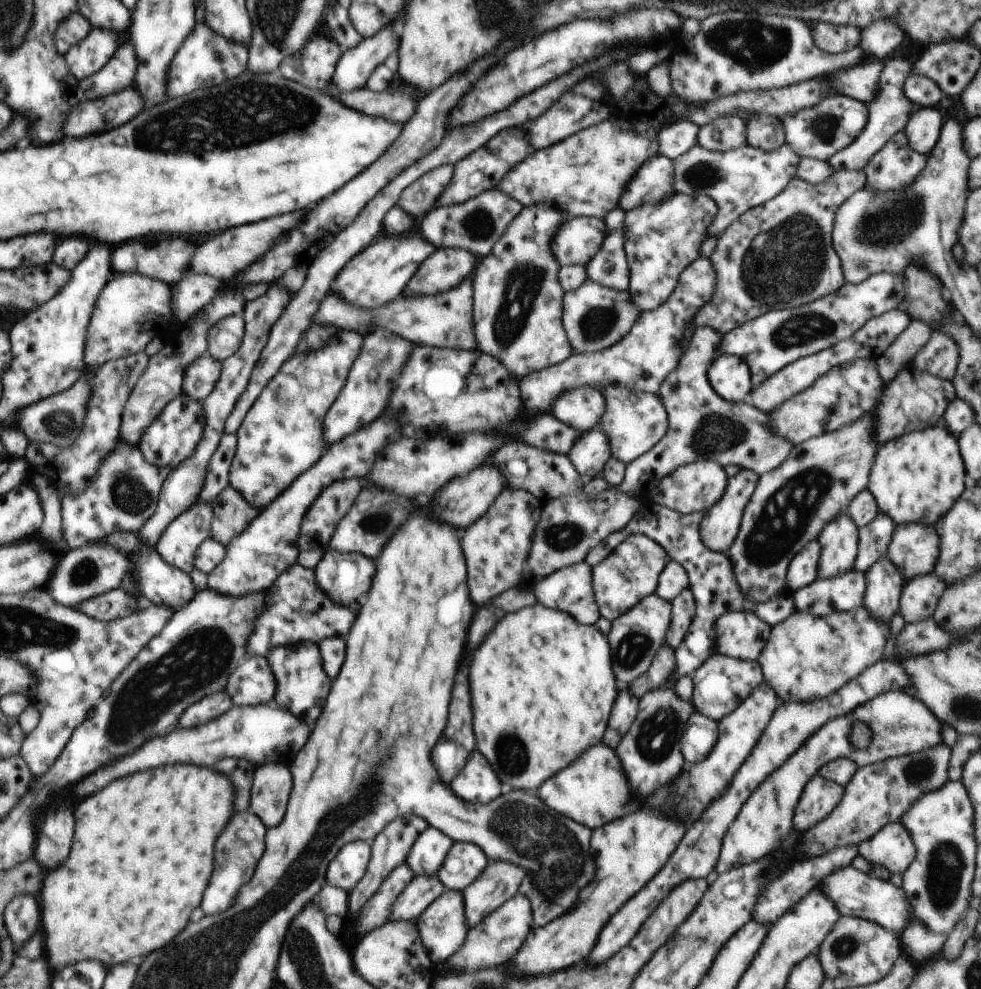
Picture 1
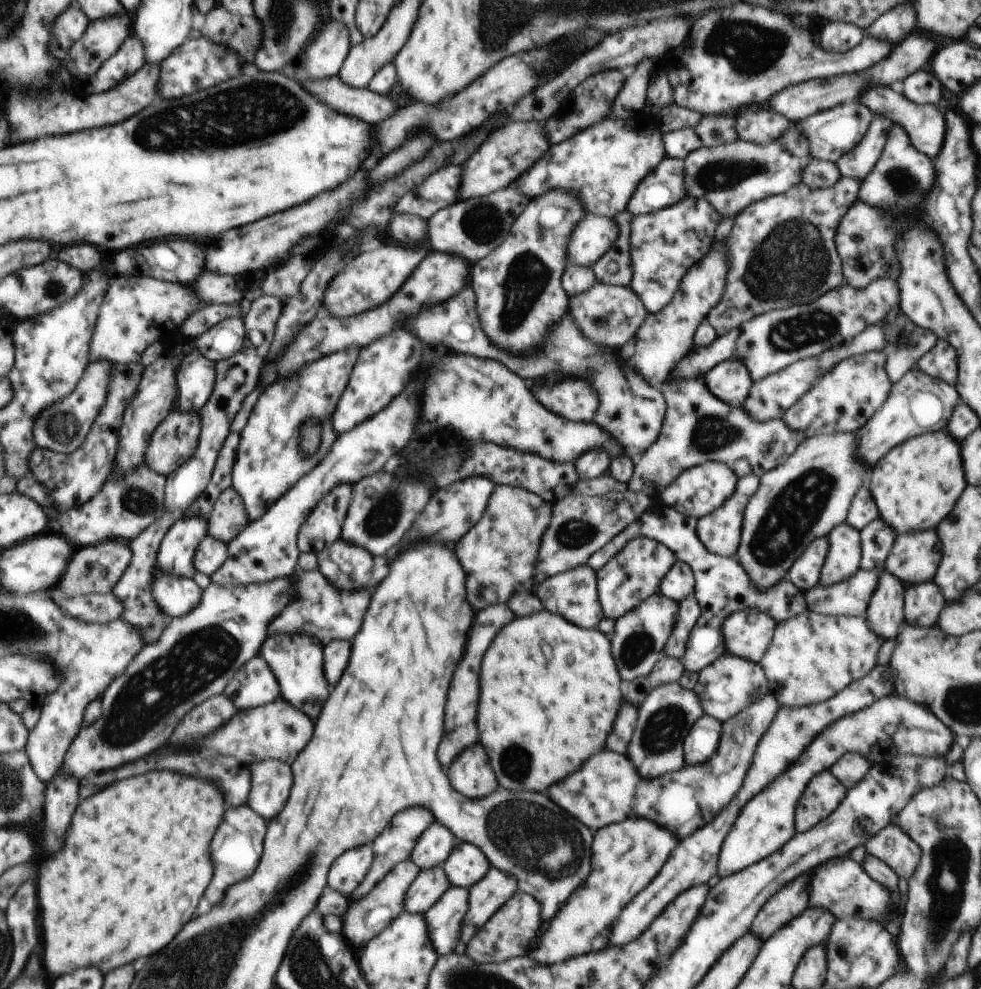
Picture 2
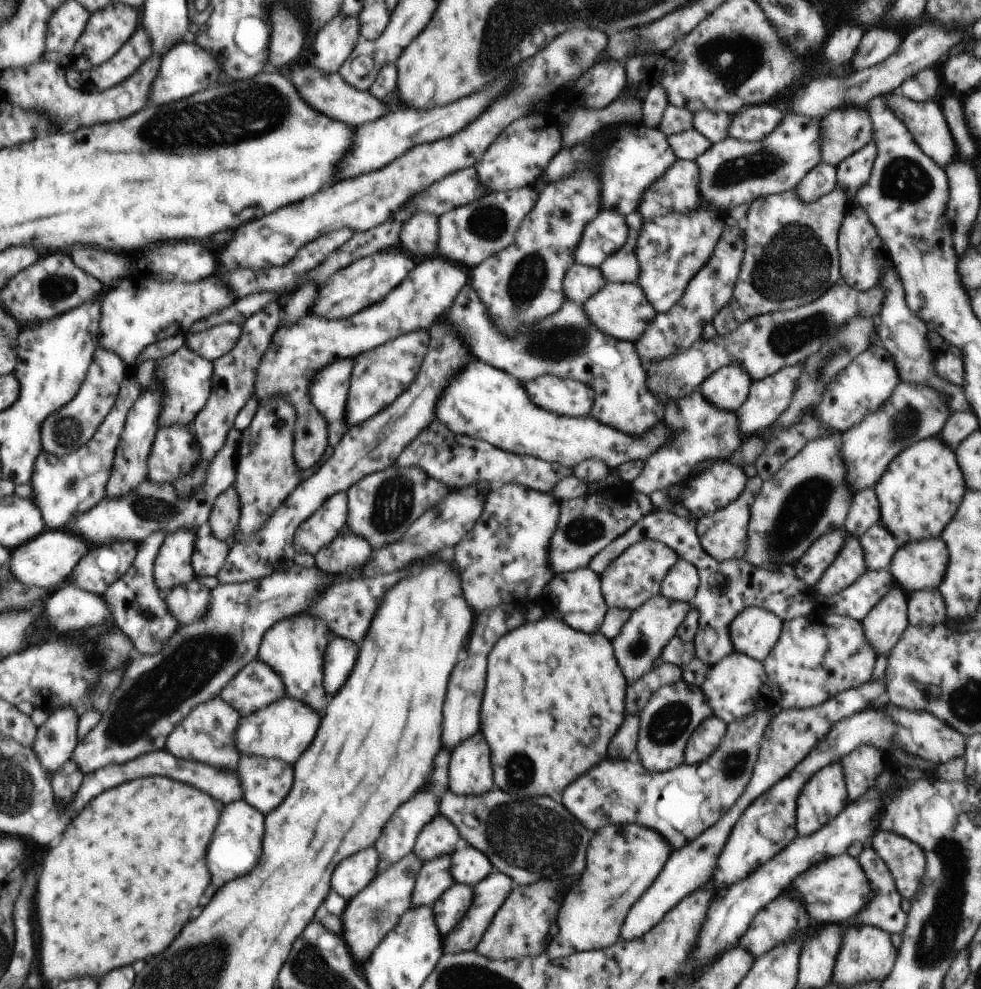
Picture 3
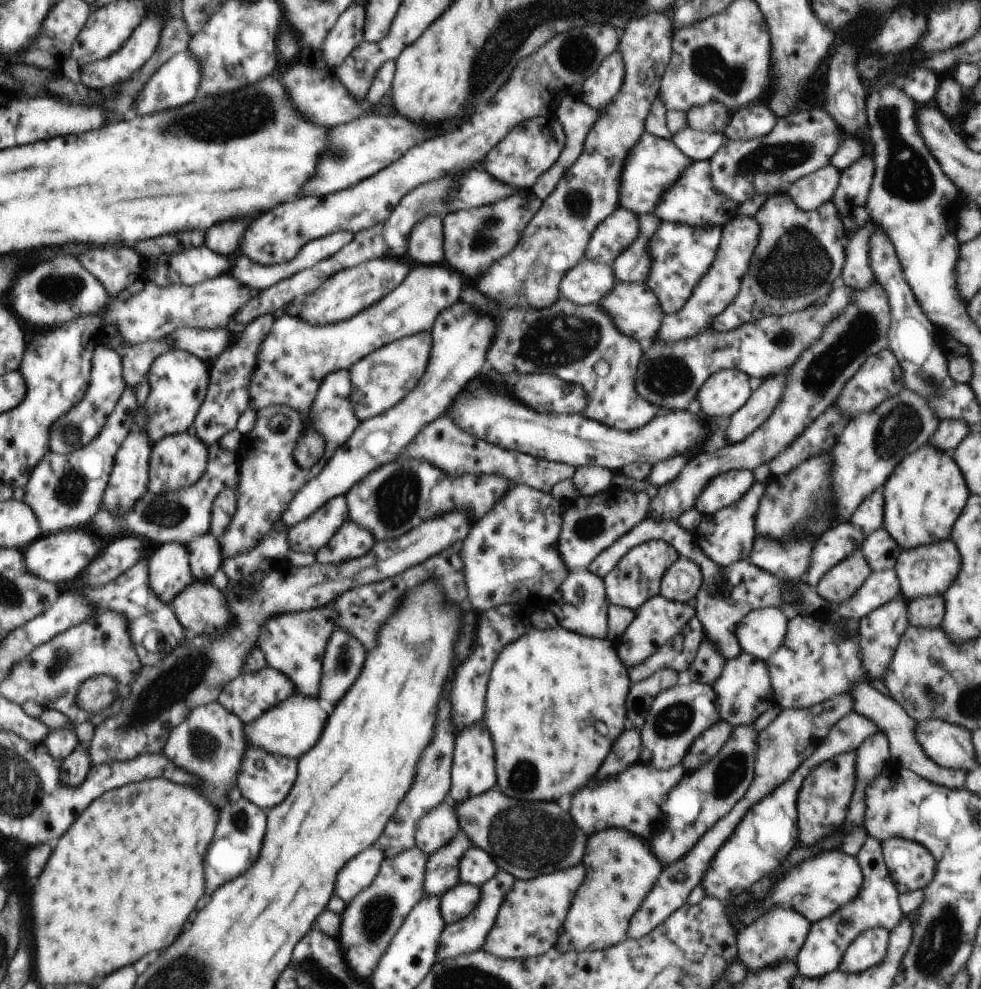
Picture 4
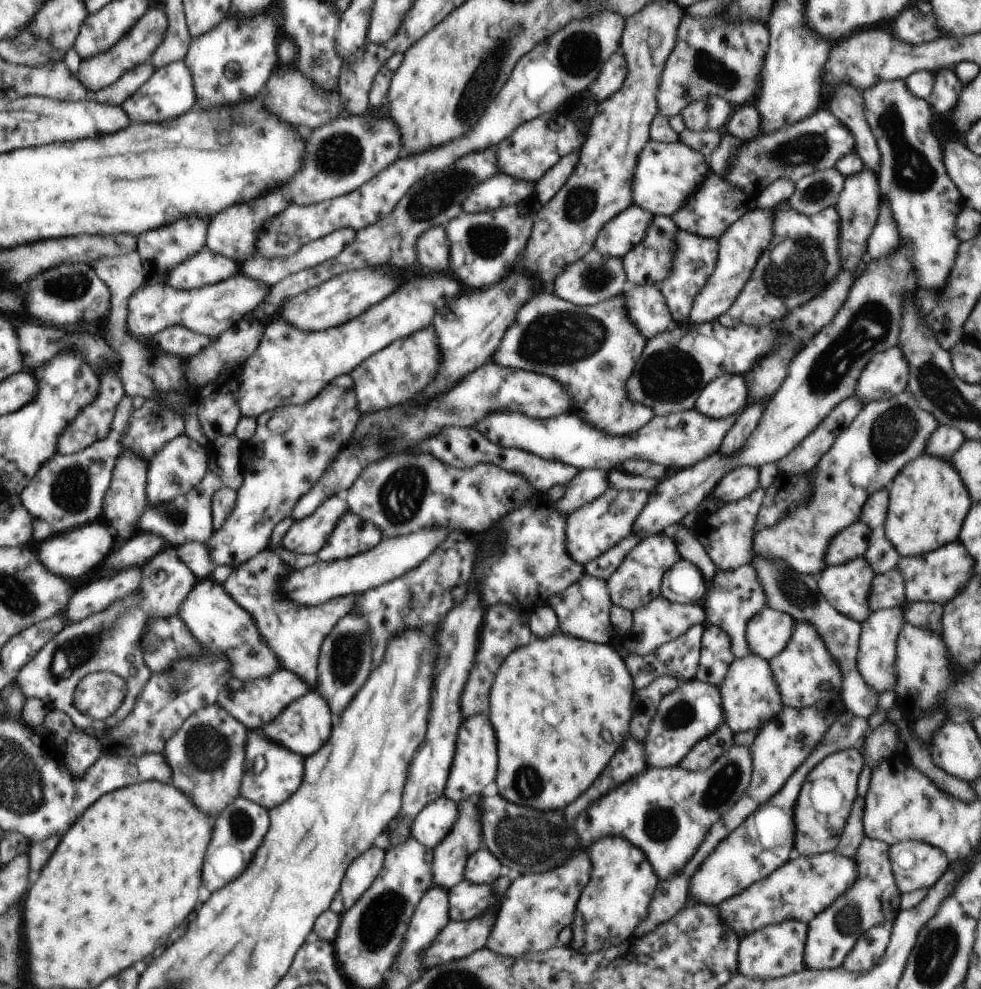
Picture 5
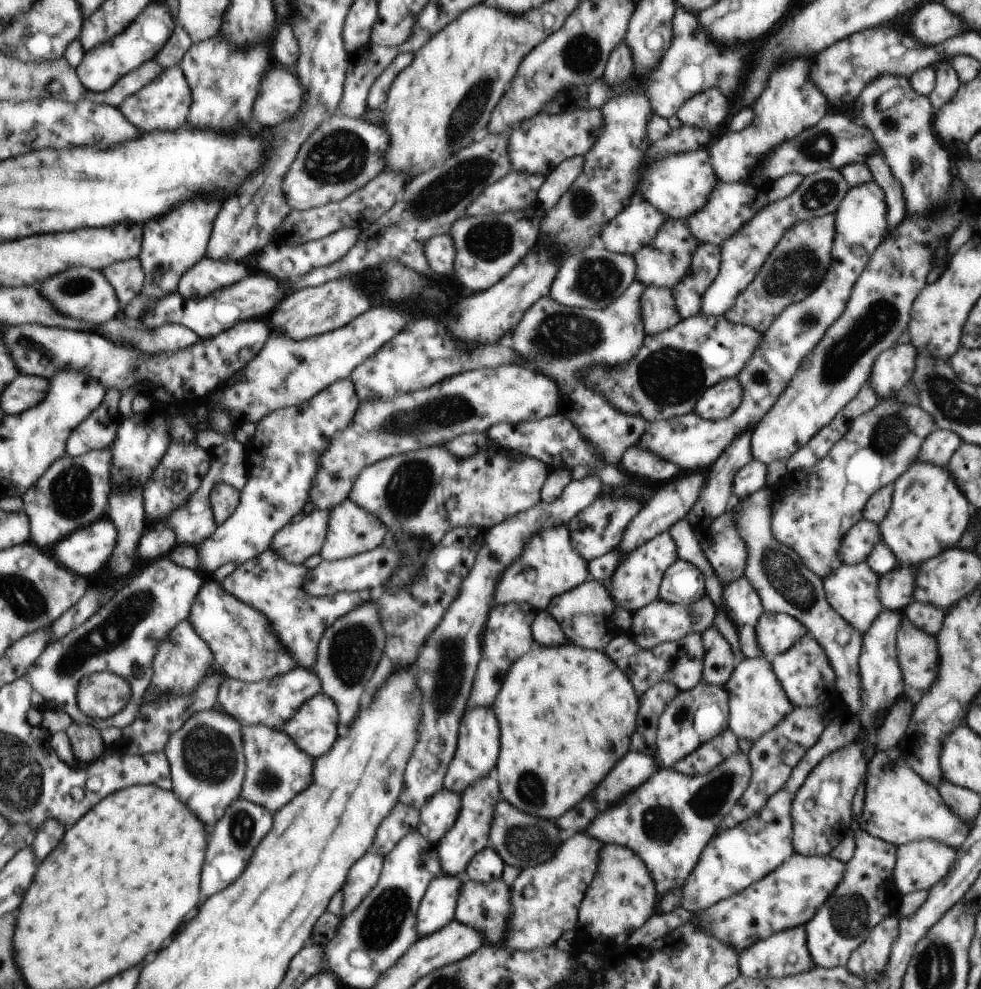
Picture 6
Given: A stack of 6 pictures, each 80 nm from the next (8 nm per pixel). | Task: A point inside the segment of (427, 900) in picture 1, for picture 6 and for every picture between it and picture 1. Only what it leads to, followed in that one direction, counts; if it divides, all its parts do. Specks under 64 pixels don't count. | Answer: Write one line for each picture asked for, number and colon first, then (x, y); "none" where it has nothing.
2: (429, 885)
3: (434, 879)
4: (441, 875)
5: (449, 858)
6: (470, 834)

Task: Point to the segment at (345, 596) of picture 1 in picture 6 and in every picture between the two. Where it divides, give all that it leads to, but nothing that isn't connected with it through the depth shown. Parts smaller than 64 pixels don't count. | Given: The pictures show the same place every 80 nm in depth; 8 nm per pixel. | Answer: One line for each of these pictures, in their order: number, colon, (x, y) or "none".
2: (348, 567)
3: (346, 554)
4: (352, 541)
5: (353, 536)
6: (351, 529)

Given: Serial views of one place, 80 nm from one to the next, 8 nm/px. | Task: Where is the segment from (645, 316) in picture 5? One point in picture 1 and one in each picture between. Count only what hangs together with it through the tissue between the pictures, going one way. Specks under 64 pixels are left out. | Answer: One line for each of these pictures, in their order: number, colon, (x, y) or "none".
1: (594, 317)
2: (607, 315)
3: (621, 311)
4: (633, 308)

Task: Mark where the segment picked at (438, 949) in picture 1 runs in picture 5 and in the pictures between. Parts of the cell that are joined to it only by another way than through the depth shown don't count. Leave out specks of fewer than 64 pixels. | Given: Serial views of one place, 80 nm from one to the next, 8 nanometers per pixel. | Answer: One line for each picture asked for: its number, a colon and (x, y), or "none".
2: (444, 920)
3: (450, 908)
4: (456, 904)
5: (466, 900)

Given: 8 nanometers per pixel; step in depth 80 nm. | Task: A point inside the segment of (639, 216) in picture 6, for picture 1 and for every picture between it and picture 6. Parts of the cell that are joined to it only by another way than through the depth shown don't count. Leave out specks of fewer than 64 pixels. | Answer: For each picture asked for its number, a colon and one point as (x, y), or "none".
1: (578, 240)
2: (594, 236)
3: (607, 233)
4: (617, 232)
5: (619, 236)

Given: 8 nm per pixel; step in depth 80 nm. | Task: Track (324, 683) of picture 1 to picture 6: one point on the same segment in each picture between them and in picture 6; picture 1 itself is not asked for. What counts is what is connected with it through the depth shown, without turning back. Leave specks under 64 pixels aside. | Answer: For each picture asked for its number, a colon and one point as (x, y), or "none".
2: (296, 660)
3: (295, 648)
4: (294, 644)
5: (295, 634)
6: (299, 620)

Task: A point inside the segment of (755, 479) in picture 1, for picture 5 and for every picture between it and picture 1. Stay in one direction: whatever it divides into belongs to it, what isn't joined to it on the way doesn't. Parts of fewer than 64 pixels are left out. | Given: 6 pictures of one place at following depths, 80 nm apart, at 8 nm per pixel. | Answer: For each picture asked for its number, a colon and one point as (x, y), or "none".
2: (720, 531)
3: (723, 534)
4: (726, 537)
5: (727, 534)

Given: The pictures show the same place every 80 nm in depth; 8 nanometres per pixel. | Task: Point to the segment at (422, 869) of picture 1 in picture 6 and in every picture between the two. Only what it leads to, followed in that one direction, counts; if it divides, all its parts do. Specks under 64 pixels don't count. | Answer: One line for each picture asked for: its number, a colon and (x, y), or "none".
2: (436, 843)
3: (439, 837)
4: (437, 828)
5: (435, 822)
6: (439, 813)

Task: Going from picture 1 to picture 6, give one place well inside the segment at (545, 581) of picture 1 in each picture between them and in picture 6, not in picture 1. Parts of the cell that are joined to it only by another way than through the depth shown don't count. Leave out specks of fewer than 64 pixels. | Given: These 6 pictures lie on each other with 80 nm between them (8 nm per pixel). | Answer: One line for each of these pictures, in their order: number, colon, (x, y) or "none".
2: (572, 594)
3: (575, 597)
4: (580, 605)
5: (583, 609)
6: (586, 613)

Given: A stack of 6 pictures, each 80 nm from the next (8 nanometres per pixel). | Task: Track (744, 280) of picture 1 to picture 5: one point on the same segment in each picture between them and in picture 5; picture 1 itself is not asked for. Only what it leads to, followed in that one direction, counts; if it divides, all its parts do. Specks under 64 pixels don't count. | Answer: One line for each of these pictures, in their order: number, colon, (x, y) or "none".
2: (782, 251)
3: (791, 258)
4: (800, 255)
5: (803, 256)

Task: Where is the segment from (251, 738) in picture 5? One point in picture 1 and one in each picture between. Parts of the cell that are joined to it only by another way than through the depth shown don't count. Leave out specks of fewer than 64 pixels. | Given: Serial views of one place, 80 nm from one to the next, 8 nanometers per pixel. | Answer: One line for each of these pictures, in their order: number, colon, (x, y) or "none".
1: (272, 783)
2: (270, 787)
3: (266, 781)
4: (265, 780)

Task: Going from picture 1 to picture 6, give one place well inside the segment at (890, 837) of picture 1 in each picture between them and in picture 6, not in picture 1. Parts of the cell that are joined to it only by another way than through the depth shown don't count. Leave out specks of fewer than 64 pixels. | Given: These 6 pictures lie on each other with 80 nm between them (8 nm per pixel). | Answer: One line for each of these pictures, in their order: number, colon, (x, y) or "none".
2: (892, 845)
3: (906, 861)
4: (911, 866)
5: (916, 865)
6: (920, 864)

